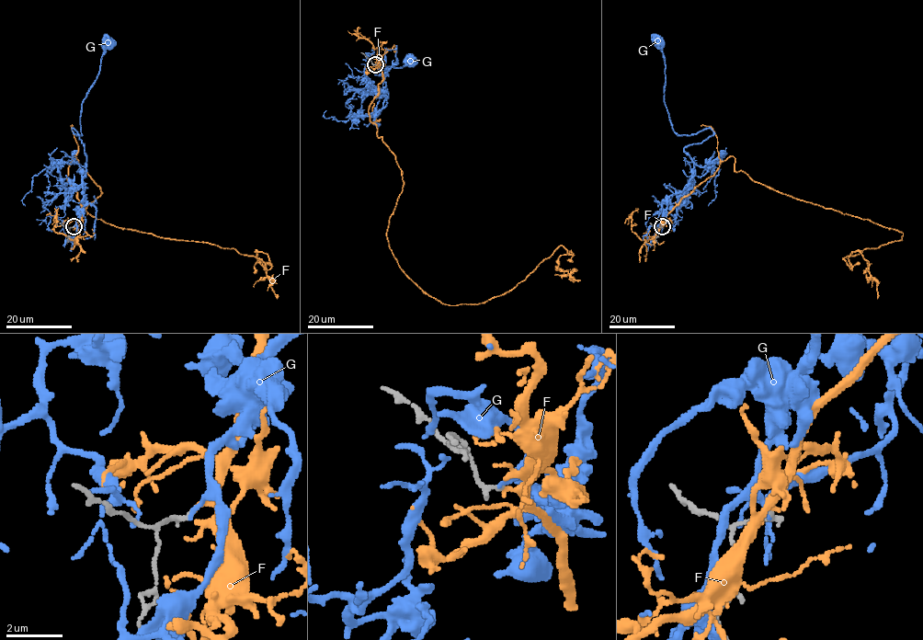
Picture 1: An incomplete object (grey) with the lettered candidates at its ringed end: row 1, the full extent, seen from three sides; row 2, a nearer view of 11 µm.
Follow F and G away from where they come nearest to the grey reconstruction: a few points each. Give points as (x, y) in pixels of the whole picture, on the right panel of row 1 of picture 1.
F: (662, 226), (730, 156), (754, 180), (901, 232), (843, 258), (851, 269), (858, 251), (877, 298)
G: (662, 227), (667, 200), (695, 173), (684, 148), (713, 133), (674, 131), (659, 42)

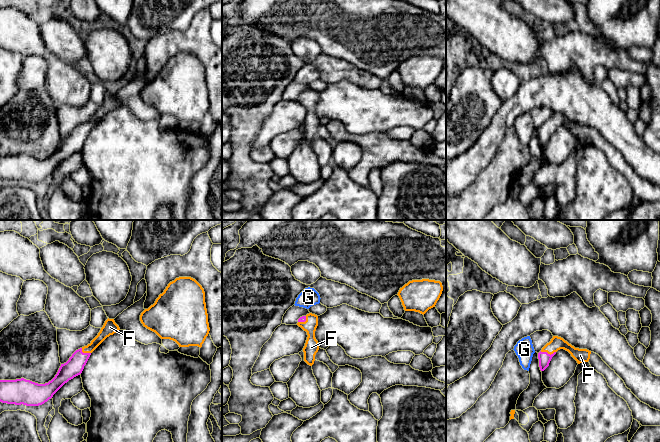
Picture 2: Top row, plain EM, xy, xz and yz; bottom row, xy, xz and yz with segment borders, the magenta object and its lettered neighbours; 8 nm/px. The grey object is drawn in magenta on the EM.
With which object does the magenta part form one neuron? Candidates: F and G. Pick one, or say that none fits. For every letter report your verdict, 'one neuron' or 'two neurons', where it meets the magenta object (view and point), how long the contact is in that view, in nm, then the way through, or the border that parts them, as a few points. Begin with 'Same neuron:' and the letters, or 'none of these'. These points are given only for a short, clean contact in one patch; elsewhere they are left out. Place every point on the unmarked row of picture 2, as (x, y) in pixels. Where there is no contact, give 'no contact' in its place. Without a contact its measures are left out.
Same neuron: F
F: one neuron | yz (547, 129) | 130 nm | across yz (544, 134), (547, 129), (556, 119)
G: two neurons | no contact

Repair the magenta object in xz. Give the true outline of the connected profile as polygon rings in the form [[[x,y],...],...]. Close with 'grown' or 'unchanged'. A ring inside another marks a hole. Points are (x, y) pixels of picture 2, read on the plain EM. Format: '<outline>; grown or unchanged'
[[[312,89],[302,92],[298,95],[297,101],[307,108],[307,116],[303,124],[304,137],[312,142],[315,137],[315,131],[319,126],[319,119],[315,114],[315,107],[318,102],[318,92]]]; grown

